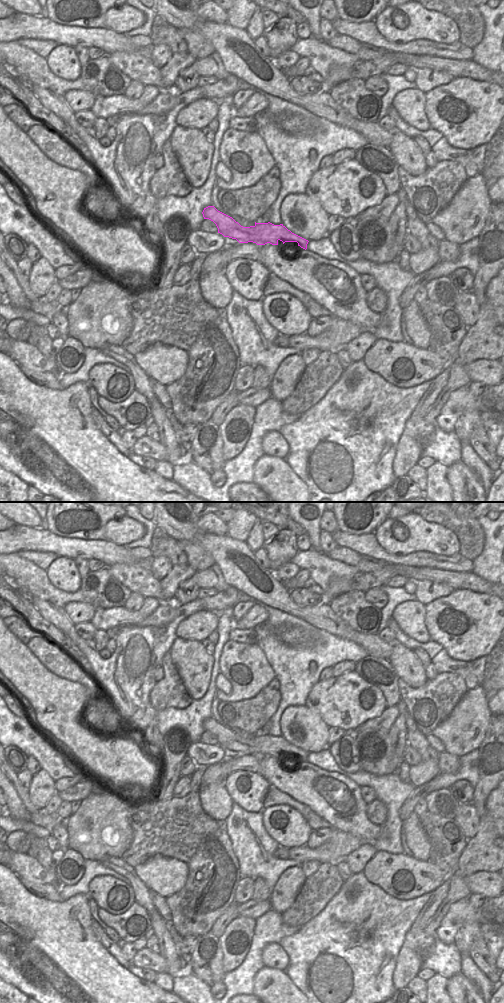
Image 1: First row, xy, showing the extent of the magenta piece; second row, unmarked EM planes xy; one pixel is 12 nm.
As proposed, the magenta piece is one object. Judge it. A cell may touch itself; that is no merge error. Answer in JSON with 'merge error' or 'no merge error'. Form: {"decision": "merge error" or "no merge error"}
{"decision": "no merge error"}

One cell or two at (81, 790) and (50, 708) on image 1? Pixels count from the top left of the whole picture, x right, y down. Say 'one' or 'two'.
two

